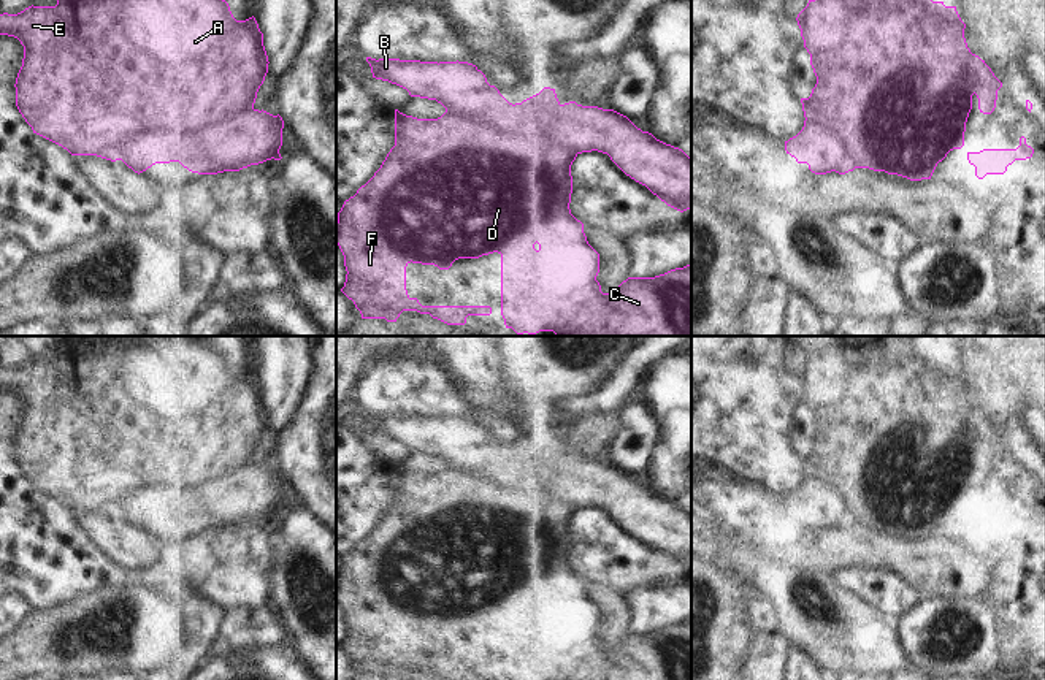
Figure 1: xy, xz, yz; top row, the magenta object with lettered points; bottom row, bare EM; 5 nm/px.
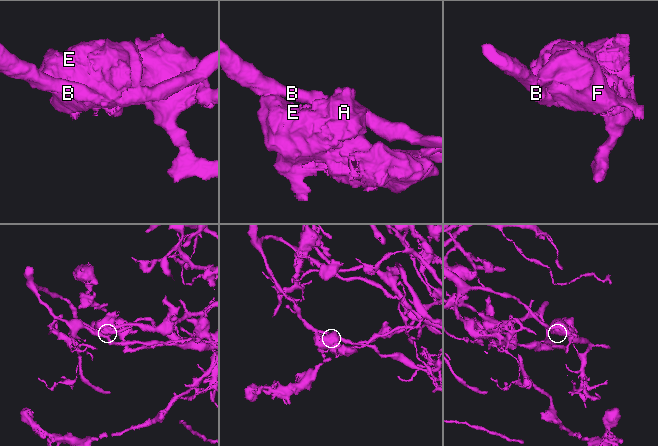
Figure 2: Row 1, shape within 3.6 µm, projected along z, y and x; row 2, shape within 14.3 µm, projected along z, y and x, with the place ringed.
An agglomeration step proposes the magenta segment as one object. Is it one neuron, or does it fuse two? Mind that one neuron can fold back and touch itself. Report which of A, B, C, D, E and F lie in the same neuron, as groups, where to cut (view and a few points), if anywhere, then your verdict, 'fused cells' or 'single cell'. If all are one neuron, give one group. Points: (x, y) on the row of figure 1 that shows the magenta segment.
groups A C D E F / B; cut xy (252, 106), (202, 127), (179, 148), (175, 160); fused cells

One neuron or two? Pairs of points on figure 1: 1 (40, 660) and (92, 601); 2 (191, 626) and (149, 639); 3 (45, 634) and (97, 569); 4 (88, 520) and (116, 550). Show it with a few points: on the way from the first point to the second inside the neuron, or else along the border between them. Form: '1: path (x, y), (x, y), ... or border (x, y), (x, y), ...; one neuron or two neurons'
1: path (48, 642), (62, 622), (75, 618); one neuron
2: path (181, 630), (159, 631); one neuron
3: border (72, 599), (35, 611); two neurons
4: path (95, 528), (110, 542); one neuron

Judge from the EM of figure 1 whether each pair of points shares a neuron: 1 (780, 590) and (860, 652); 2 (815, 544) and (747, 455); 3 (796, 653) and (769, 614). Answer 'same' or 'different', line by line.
1: same
2: different
3: different

